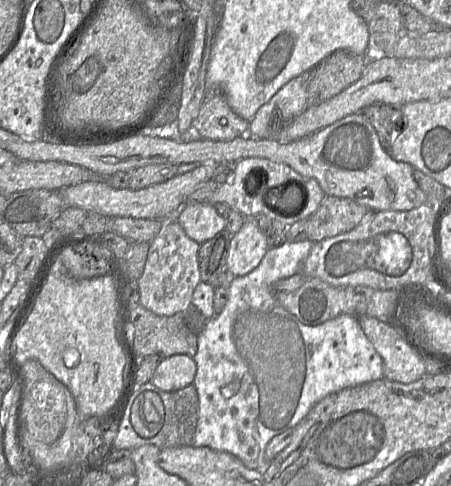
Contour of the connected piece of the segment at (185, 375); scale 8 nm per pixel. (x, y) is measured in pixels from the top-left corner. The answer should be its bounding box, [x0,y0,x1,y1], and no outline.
[150,355,197,392]

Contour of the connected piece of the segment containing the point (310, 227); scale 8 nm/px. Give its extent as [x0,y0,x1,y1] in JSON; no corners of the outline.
[307,196,369,243]

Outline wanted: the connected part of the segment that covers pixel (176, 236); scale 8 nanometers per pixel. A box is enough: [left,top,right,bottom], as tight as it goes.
[137,219,201,316]

